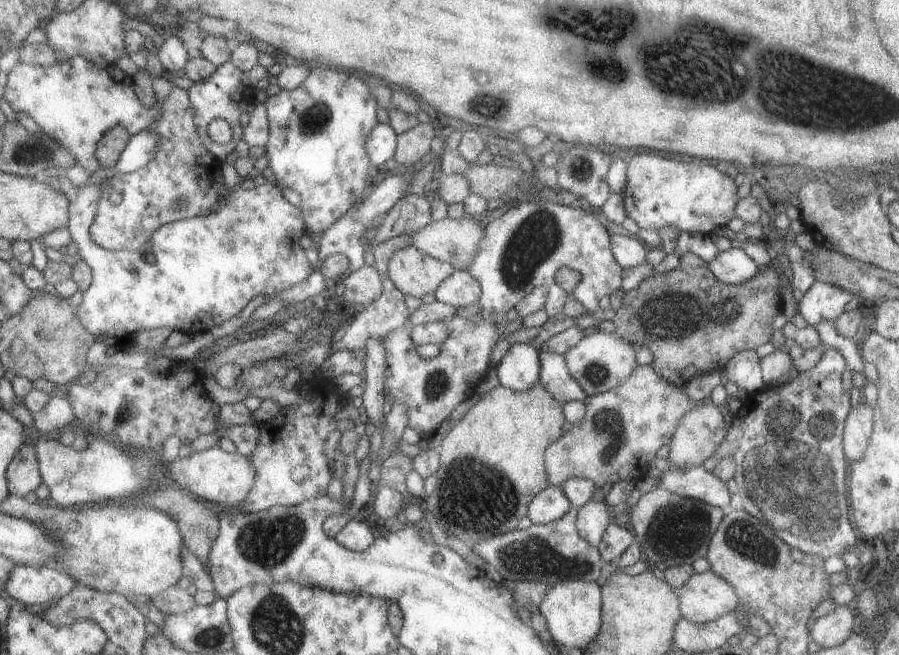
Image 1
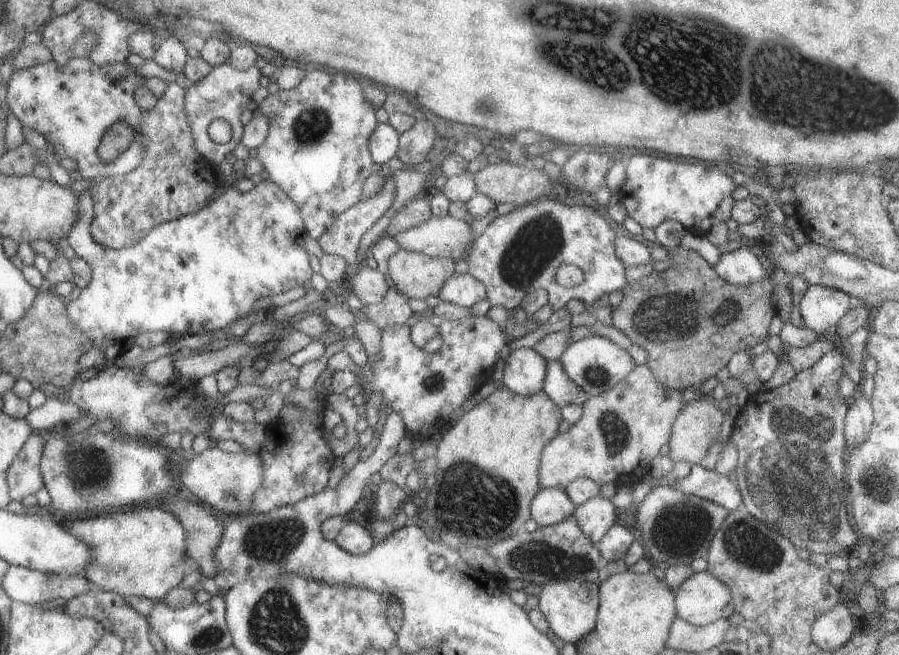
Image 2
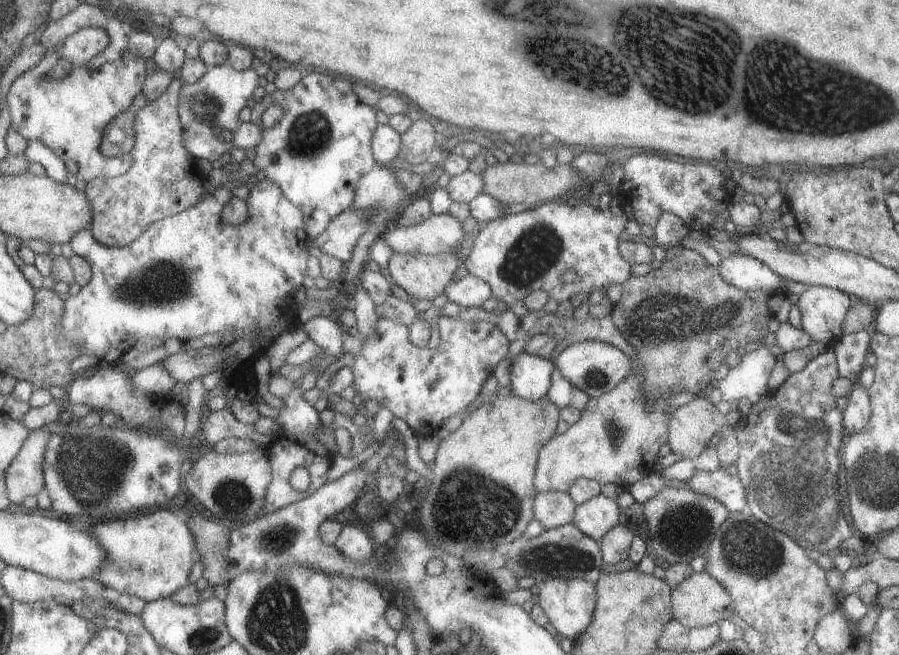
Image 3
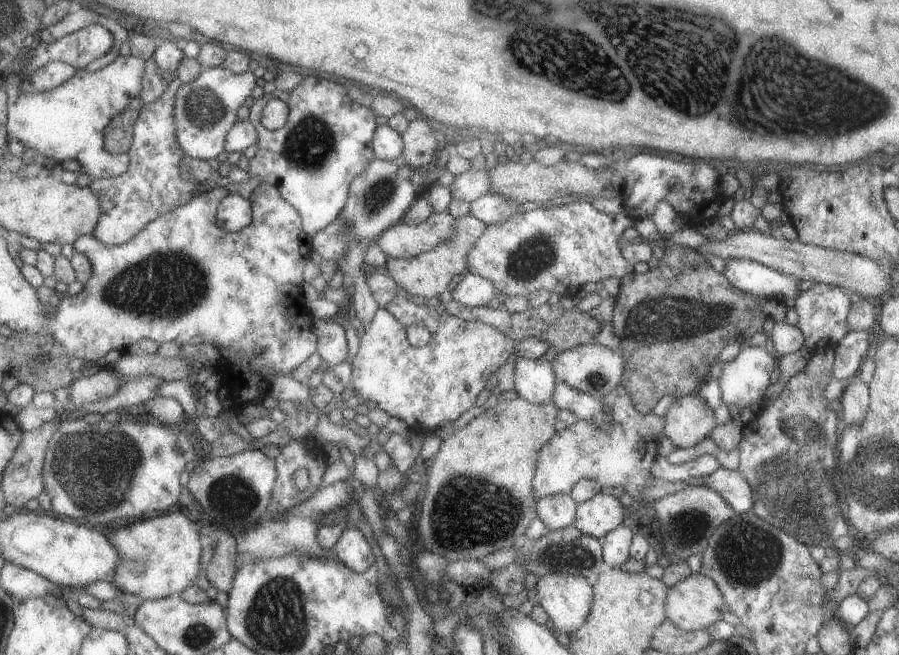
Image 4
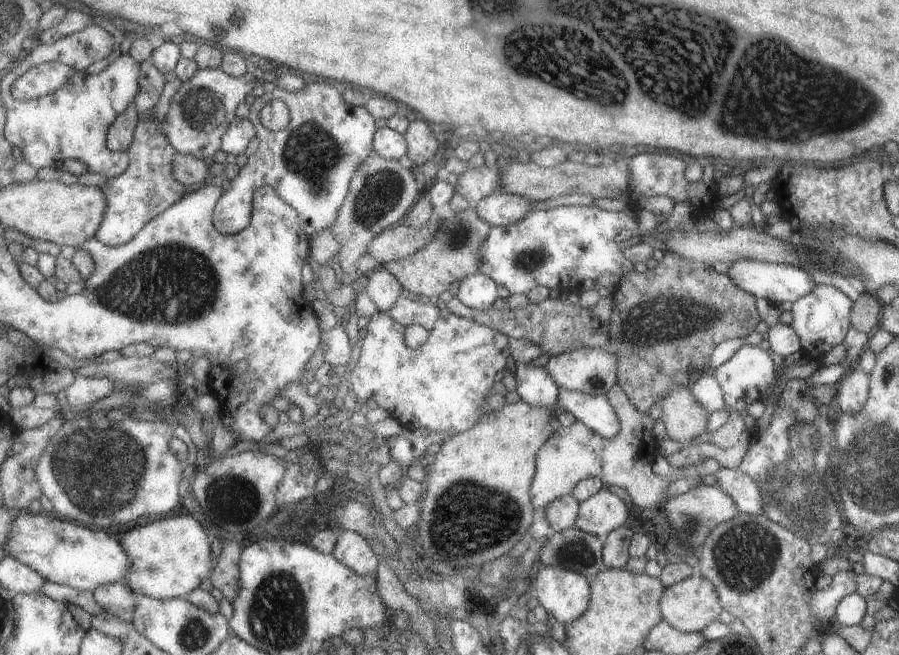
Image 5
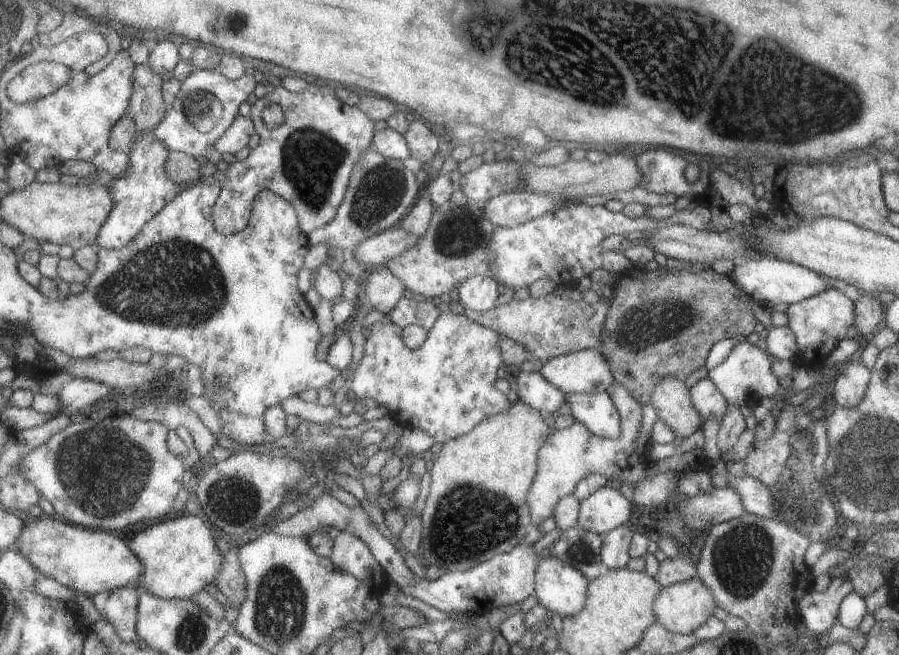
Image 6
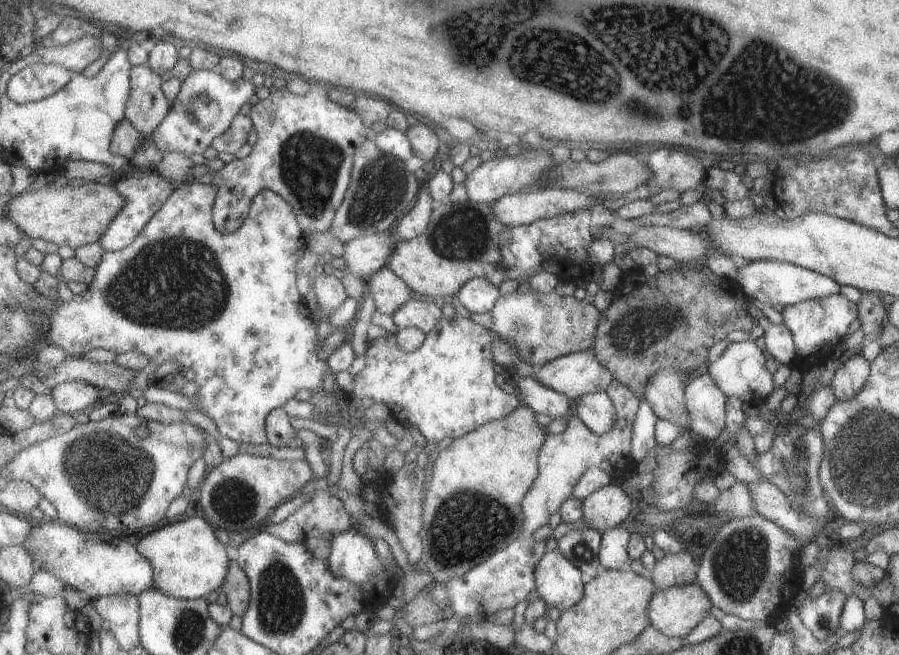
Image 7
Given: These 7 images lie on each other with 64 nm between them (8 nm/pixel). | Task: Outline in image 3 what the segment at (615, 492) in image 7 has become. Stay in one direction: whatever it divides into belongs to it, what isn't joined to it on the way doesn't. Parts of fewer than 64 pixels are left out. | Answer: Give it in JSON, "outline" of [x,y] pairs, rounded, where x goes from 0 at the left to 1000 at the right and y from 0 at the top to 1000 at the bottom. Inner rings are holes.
{"outline":[[[667,753],[642,771],[636,795],[647,815],[661,824],[667,824],[687,800],[689,791],[690,774],[685,762],[676,760]]]}

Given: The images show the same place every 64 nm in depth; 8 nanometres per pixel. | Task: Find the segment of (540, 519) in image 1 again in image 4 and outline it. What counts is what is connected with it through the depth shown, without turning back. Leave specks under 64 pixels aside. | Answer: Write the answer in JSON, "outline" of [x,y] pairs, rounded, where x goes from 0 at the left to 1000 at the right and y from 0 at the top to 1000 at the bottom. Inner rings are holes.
{"outline":[[[632,751],[608,757],[596,765],[597,789],[610,811],[636,802],[643,776]]]}

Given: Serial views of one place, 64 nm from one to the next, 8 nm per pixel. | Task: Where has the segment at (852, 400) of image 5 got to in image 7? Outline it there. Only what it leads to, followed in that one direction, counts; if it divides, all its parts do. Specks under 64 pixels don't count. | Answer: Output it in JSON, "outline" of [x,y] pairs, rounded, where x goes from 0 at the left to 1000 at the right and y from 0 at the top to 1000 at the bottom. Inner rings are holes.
{"outline":[[[958,540],[948,544],[930,565],[923,591],[931,609],[947,609],[963,586],[968,571],[967,553]]]}

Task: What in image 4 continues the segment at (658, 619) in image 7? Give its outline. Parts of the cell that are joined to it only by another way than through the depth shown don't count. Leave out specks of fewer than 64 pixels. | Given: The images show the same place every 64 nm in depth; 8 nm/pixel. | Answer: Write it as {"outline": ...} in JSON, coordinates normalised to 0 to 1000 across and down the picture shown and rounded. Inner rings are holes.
{"outline":[[[770,875],[765,882],[746,895],[740,915],[741,945],[764,963],[786,960],[791,953],[803,947],[803,939],[810,934],[799,893],[781,875]]]}

